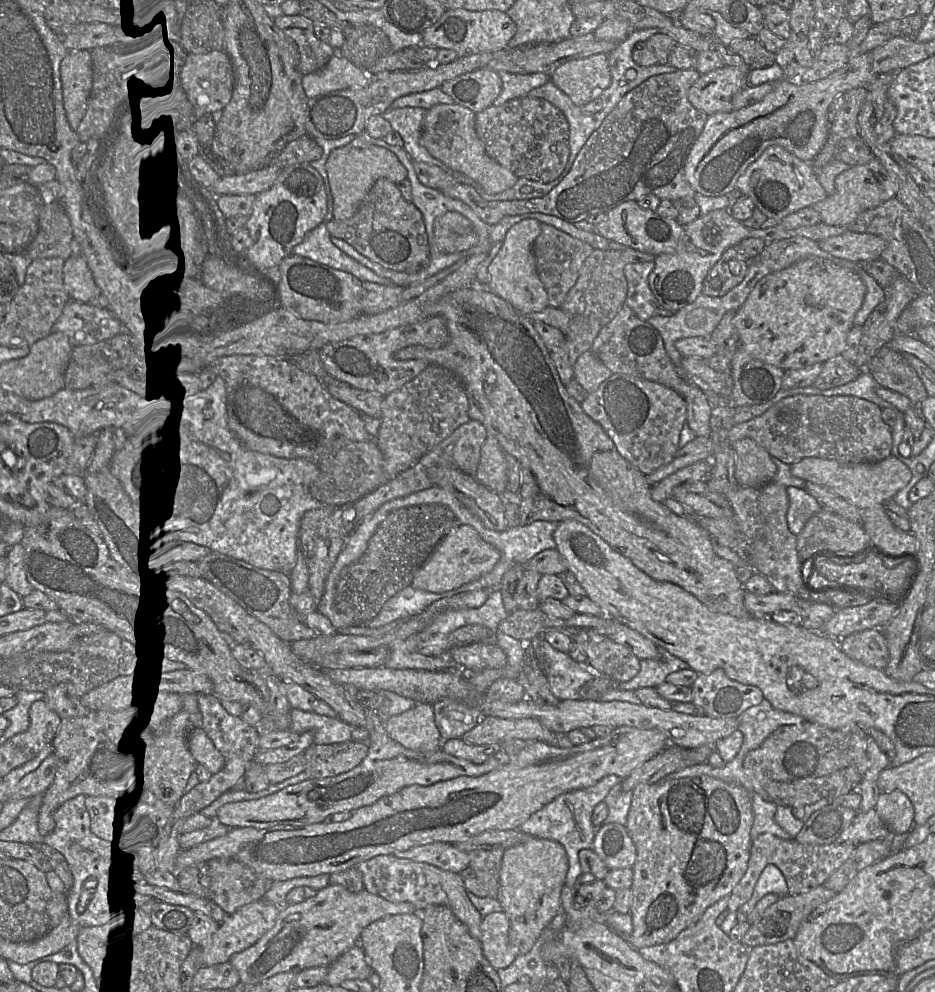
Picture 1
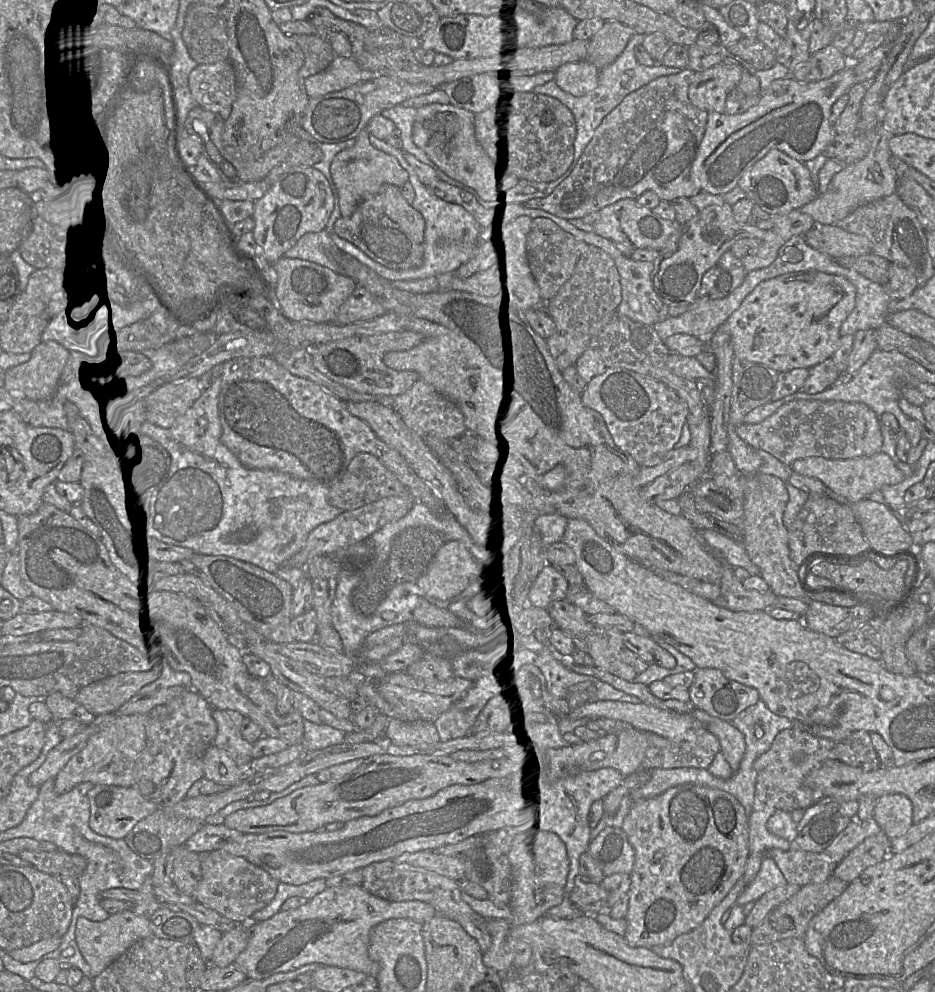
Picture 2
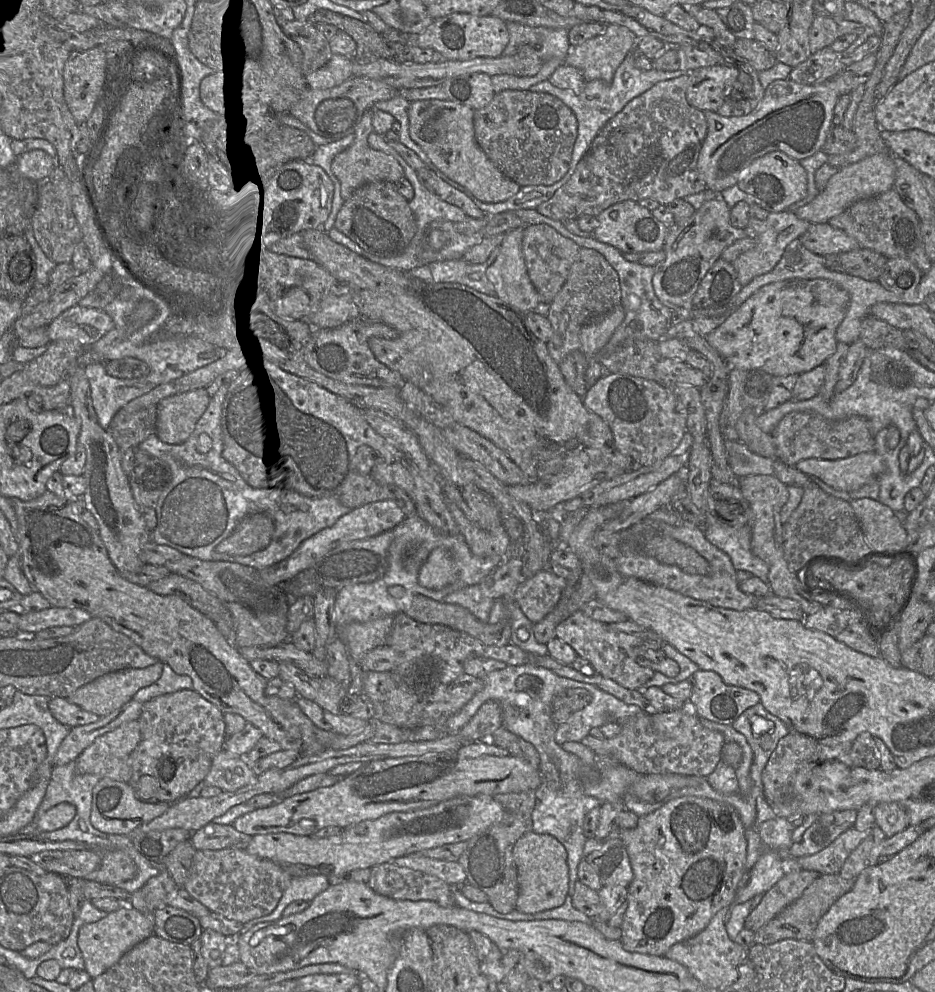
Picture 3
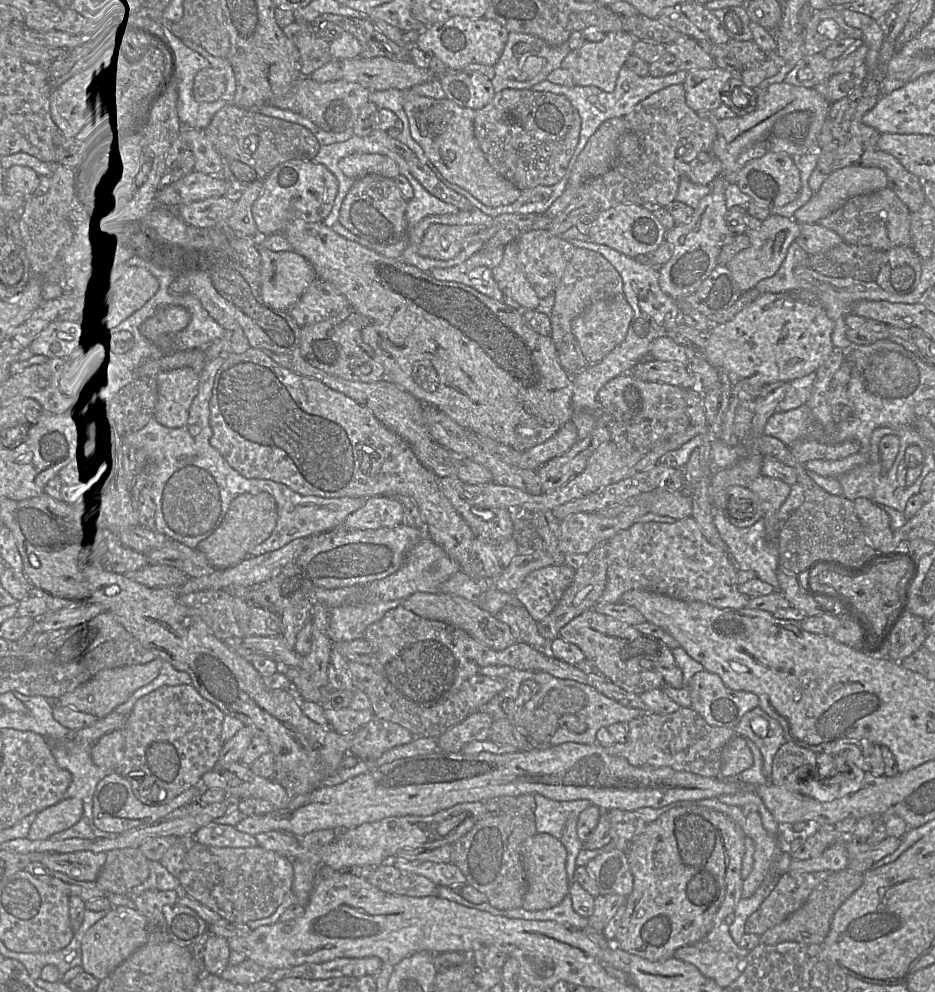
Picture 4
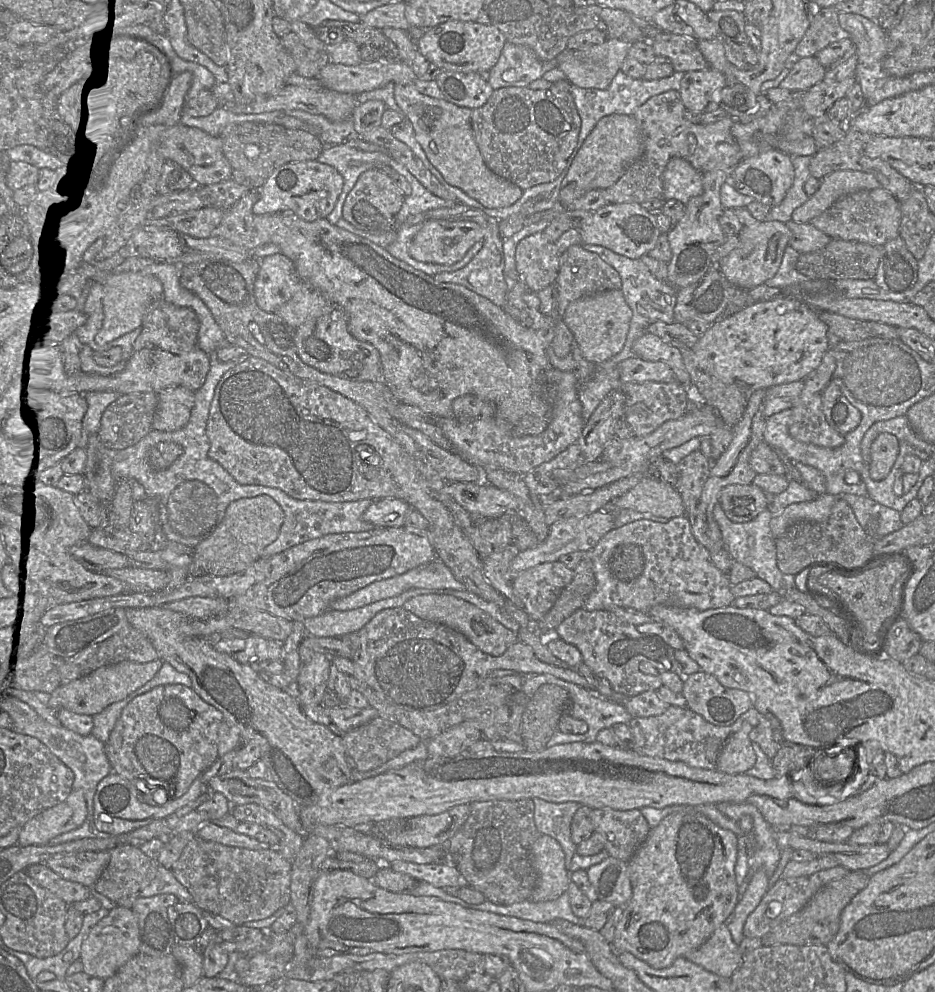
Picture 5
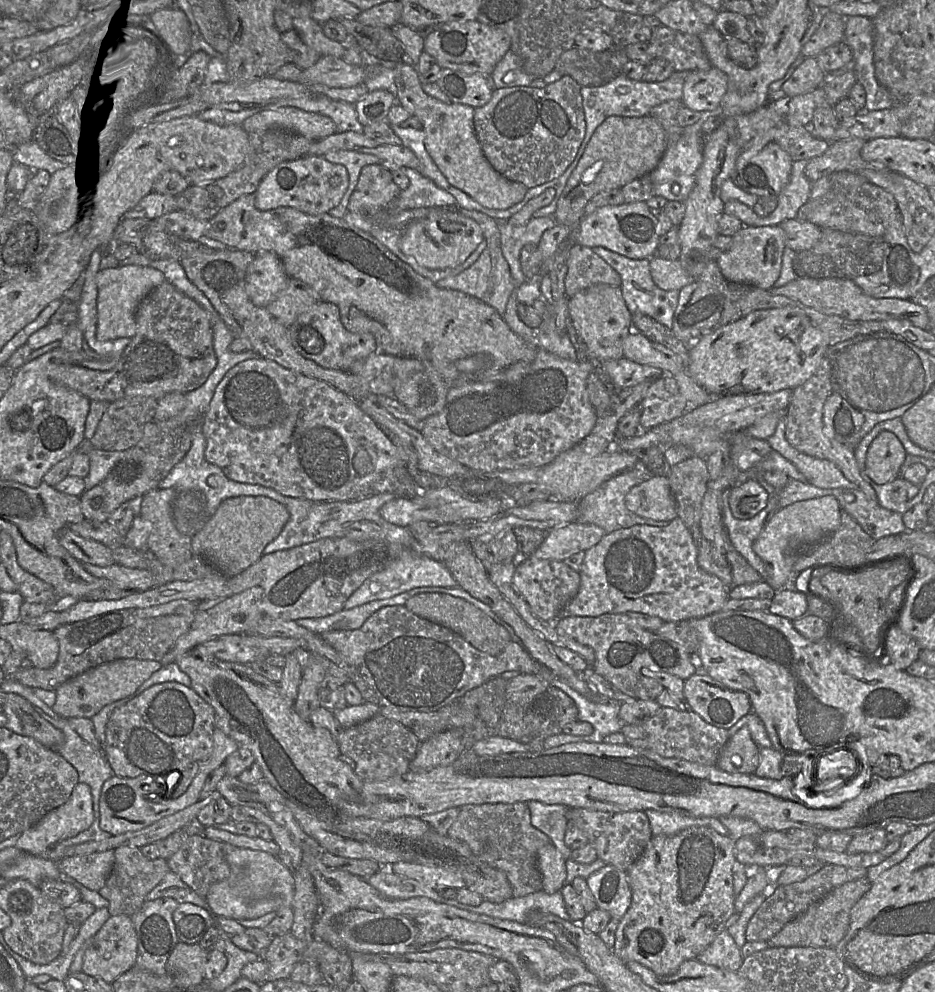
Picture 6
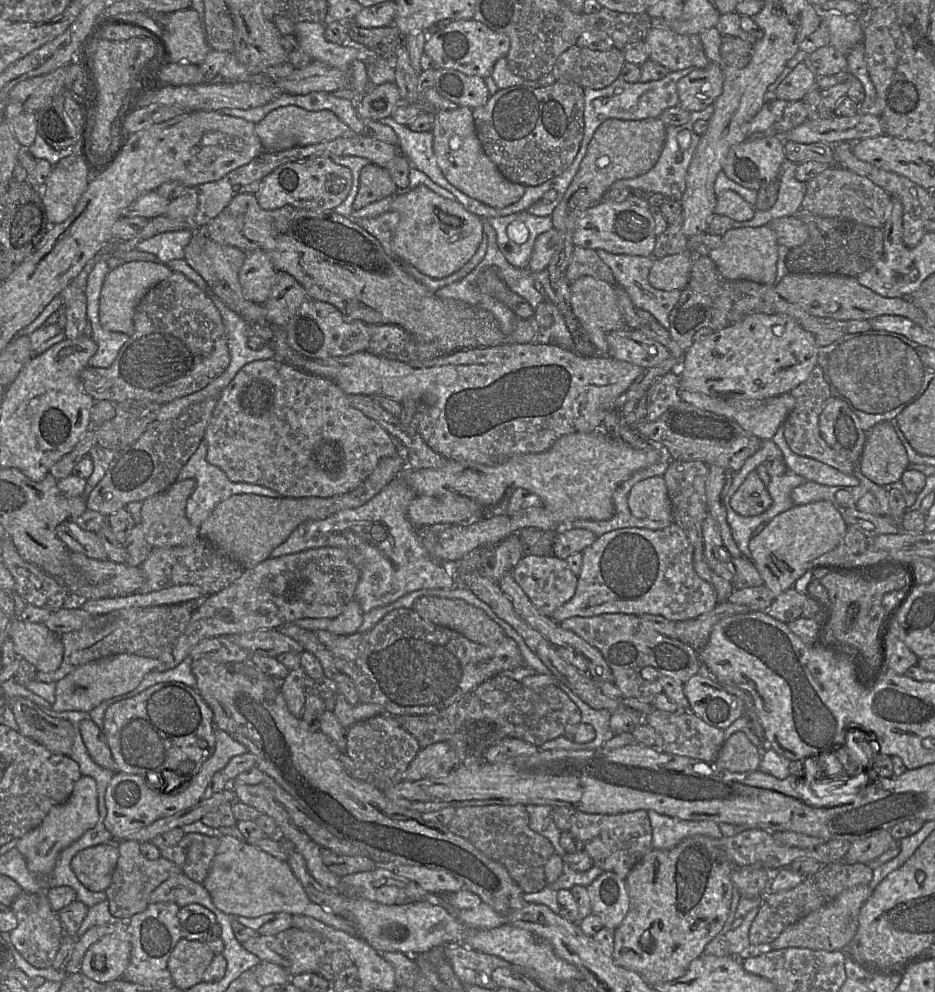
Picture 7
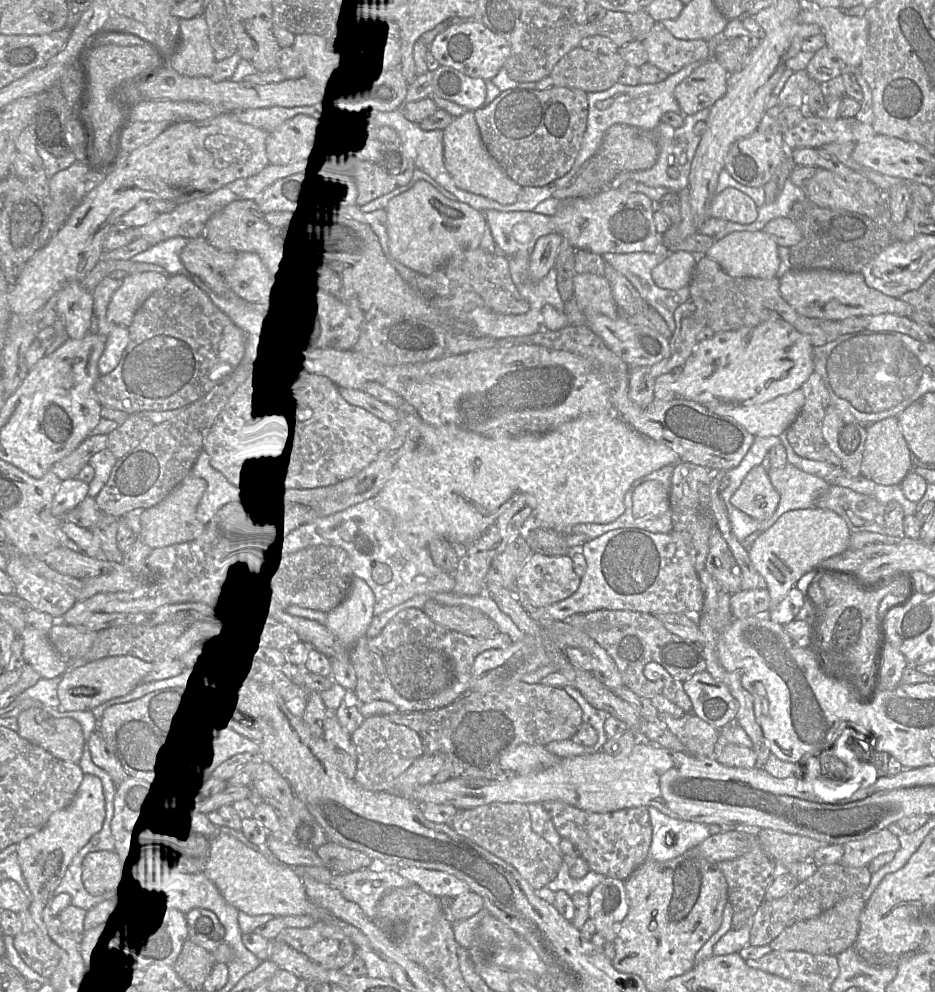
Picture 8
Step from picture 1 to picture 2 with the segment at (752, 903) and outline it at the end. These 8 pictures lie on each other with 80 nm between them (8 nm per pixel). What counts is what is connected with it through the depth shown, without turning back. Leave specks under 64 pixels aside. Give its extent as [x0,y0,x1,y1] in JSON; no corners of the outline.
[737,857,788,906]

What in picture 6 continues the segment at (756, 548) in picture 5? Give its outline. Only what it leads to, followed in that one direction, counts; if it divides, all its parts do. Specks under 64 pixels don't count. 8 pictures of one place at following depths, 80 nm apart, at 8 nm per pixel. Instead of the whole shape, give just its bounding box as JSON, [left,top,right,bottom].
[721,489,779,579]

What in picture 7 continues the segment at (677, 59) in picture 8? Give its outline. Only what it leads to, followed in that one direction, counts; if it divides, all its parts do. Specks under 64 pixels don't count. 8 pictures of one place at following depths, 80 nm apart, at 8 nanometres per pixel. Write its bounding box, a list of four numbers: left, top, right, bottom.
[644,27,709,72]

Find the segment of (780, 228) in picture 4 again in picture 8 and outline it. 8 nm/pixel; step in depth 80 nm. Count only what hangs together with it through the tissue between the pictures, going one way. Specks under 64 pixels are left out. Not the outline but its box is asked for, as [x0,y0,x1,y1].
[706,231,779,279]

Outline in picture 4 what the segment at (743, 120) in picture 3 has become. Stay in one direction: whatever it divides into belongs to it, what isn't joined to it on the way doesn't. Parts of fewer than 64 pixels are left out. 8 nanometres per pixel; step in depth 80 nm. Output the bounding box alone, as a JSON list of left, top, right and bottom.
[697,82,829,182]

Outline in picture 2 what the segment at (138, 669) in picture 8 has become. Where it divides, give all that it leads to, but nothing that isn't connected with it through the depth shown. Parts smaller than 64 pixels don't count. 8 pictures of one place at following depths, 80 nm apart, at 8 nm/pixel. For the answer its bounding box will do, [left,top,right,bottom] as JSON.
[75,663,160,716]

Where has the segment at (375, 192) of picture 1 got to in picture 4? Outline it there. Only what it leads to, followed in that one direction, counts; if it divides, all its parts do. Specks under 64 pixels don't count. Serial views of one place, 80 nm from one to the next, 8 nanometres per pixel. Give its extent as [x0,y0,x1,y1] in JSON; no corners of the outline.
[339,174,408,257]

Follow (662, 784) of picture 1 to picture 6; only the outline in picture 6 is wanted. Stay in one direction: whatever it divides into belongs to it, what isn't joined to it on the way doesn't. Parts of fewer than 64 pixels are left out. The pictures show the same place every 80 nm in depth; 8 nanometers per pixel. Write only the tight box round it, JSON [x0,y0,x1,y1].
[613,826,736,976]

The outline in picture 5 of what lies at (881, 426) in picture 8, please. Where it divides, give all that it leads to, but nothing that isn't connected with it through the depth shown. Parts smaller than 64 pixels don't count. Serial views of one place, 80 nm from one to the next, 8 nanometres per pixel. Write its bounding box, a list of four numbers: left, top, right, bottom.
[869,433,899,481]

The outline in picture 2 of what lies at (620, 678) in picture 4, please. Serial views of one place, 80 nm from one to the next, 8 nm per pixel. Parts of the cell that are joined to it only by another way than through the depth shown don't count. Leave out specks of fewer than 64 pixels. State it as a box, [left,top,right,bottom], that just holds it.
[546,600,649,682]

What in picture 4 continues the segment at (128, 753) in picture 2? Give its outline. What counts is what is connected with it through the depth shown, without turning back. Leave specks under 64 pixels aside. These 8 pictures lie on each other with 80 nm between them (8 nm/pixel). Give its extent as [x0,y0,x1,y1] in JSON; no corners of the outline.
[92,728,124,772]

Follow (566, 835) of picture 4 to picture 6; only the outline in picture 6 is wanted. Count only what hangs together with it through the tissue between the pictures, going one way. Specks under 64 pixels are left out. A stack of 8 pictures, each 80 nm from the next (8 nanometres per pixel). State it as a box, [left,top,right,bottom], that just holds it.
[527,801,572,861]

